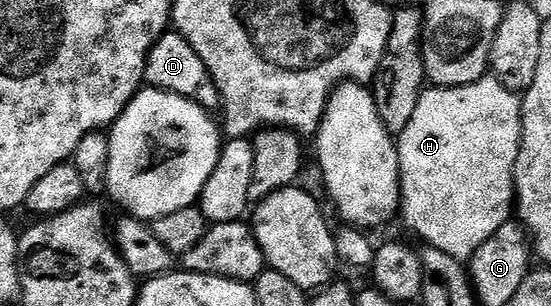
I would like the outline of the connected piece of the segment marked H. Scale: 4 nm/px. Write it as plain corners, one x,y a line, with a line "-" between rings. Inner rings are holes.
485,77
479,79
477,83
471,83
465,87
432,87
425,90
420,96
418,105
414,109
414,117
410,117
410,125
406,125
404,131
399,132
398,135
398,150
400,153
400,209
399,214
404,215
404,223
421,239
421,244
433,247
434,249
442,249
442,253
446,253
450,257
459,259
461,261
471,260
472,255
478,250
482,249
482,245
486,245
486,241
490,241
490,237
494,237
494,233
498,233
498,229
502,229
504,223
509,222
514,215
514,200
516,198
516,162
518,161
518,153
520,152
520,138
522,137
522,99
517,92
506,89
494,77

